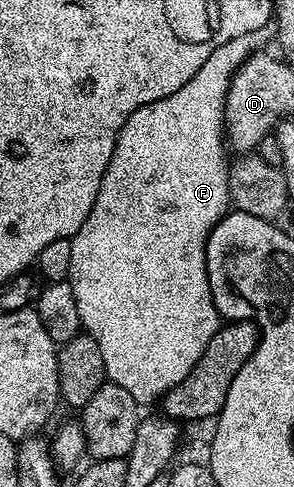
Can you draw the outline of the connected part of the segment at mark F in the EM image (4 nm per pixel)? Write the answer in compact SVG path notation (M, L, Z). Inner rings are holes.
M271 24L258 27L256 31L250 31L246 35L238 35L234 39L227 41L222 47L218 47L198 67L194 79L189 79L187 83L182 83L174 95L166 95L166 99L158 99L154 103L146 103L138 107L126 119L126 123L120 128L120 134L116 136L116 146L114 155L110 155L110 163L104 172L102 183L98 187L98 195L94 199L94 207L90 207L90 215L86 215L86 223L78 227L78 231L70 239L70 271L68 272L68 284L74 291L74 303L78 303L78 315L85 334L93 337L98 343L98 350L102 353L102 360L105 364L105 375L107 380L113 385L123 387L134 395L136 404L147 407L151 401L159 402L165 393L182 383L190 371L194 371L194 363L202 359L202 351L206 351L206 343L214 339L214 335L220 330L222 318L214 307L214 299L210 291L208 282L208 272L206 271L206 243L210 231L229 212L230 202L228 199L228 171L229 166L224 165L224 153L226 154L226 141L224 138L224 103L228 94L230 79L236 73L236 69L247 57L253 53L263 50L264 45L274 37L274 29Z

